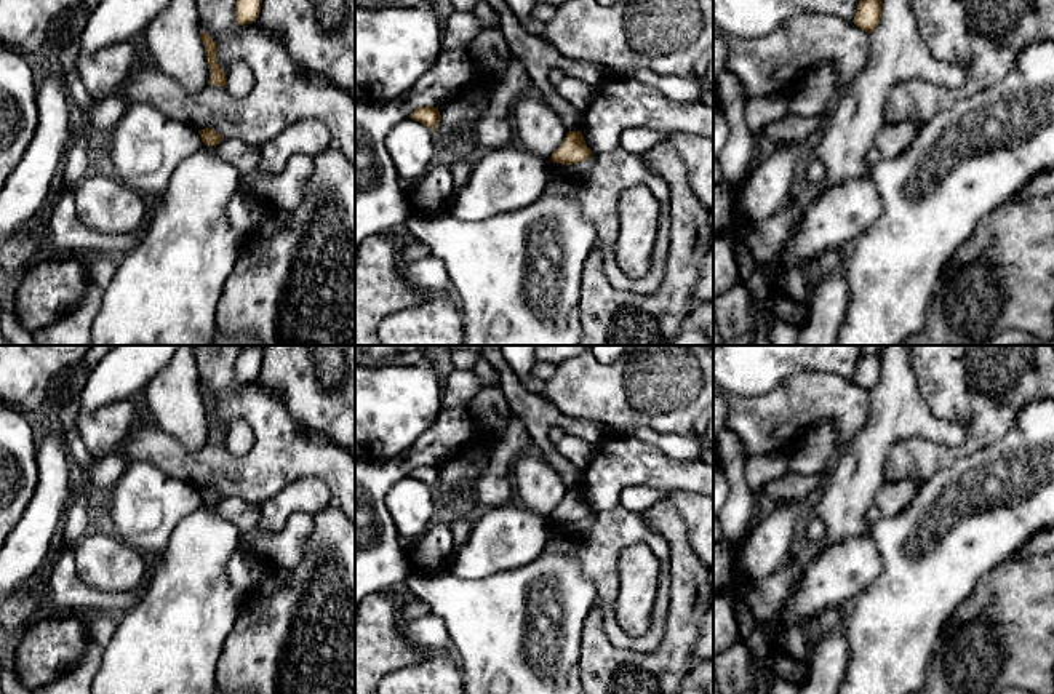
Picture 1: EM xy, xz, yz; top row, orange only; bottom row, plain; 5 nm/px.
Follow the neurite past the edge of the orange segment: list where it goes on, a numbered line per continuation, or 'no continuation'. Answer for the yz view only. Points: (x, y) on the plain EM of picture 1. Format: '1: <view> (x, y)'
no continuation

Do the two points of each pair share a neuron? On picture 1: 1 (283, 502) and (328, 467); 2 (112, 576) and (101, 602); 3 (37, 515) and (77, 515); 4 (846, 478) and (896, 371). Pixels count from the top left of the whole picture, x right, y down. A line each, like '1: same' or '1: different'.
1: different
2: different
3: different
4: same

